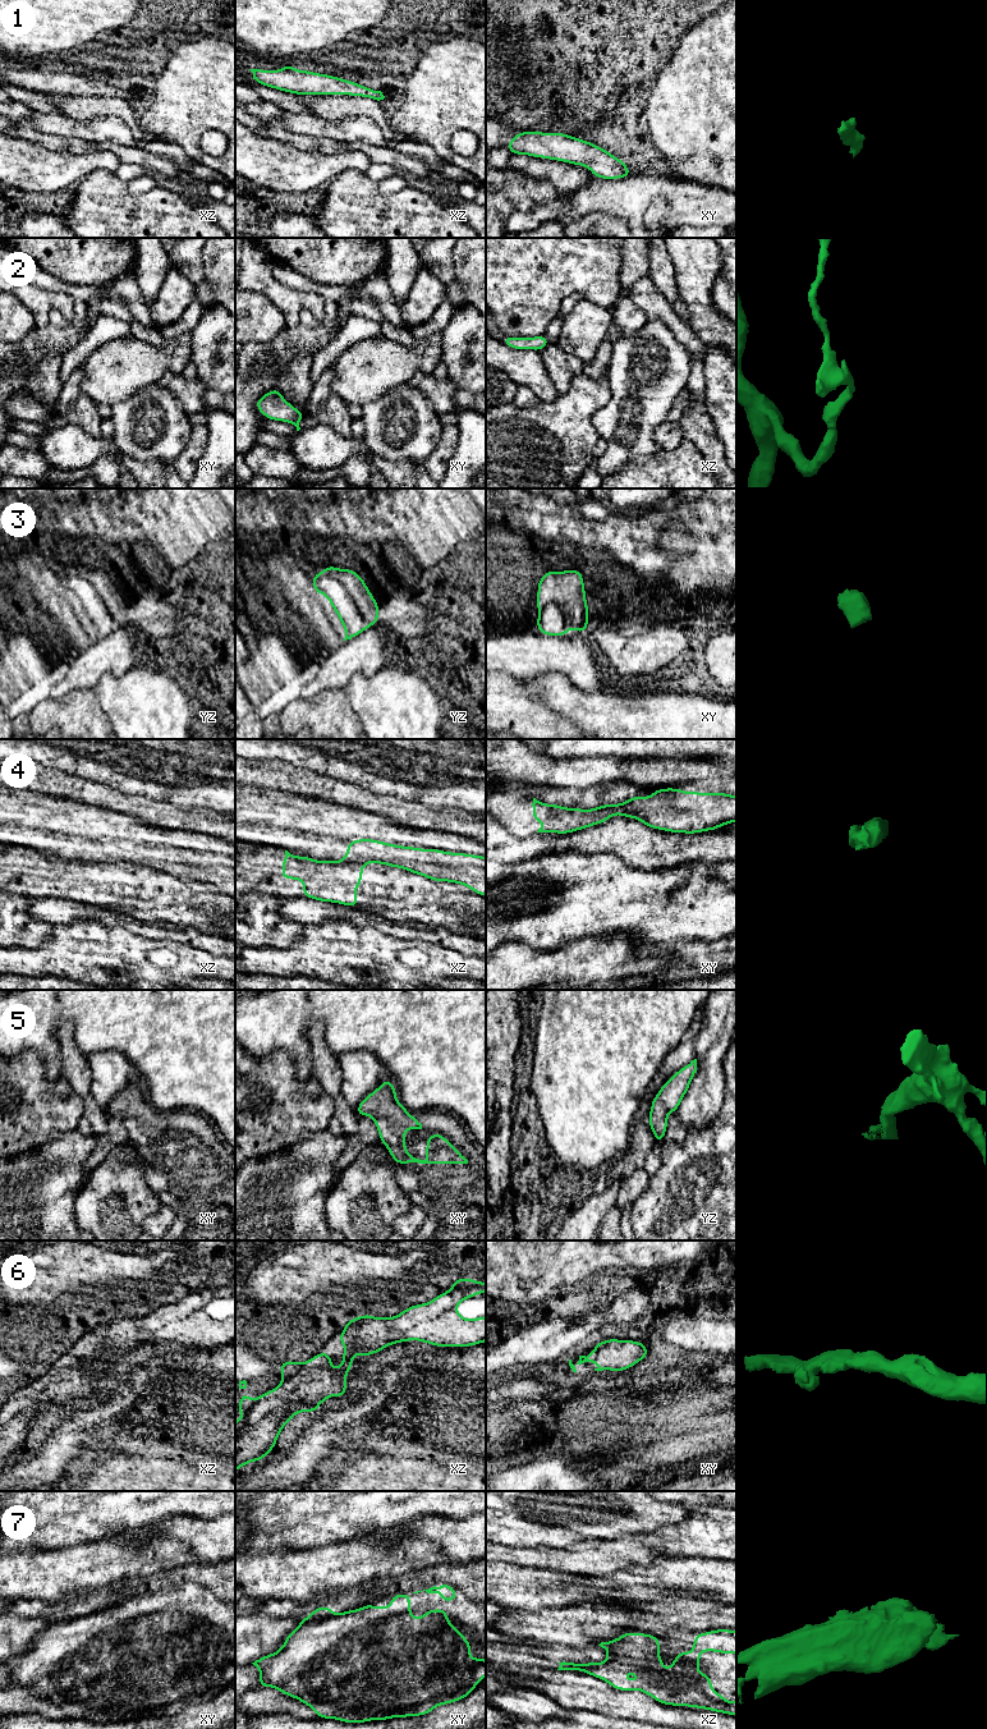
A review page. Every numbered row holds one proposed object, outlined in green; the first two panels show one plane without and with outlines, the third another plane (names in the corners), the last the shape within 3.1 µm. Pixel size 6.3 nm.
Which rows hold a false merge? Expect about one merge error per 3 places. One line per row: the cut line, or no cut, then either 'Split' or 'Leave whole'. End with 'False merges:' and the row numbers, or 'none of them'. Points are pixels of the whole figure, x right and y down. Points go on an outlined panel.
1: No split. Leave whole
2: No split. Leave whole
3: No split. Leave whole
4: Split along xz (341, 860), (363, 863). Split
5: No split. Leave whole
6: No split. Leave whole
7: Split along xy (336, 1614), (301, 1623). Split
False merges: 4, 7

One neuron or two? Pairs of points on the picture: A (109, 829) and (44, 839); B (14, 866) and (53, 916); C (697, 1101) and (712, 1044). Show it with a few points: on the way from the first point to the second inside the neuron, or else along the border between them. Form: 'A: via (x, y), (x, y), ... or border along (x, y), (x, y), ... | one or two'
A: via (92, 834), (86, 834), (78, 843), (60, 843) | one
B: border along (68, 899), (58, 897), (30, 898), (27, 915) | two
C: via (707, 1087), (710, 1058) | one

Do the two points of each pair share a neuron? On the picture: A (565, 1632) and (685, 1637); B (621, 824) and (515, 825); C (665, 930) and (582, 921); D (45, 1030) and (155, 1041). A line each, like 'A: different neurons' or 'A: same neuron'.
A: different neurons
B: different neurons
C: same neuron
D: same neuron

